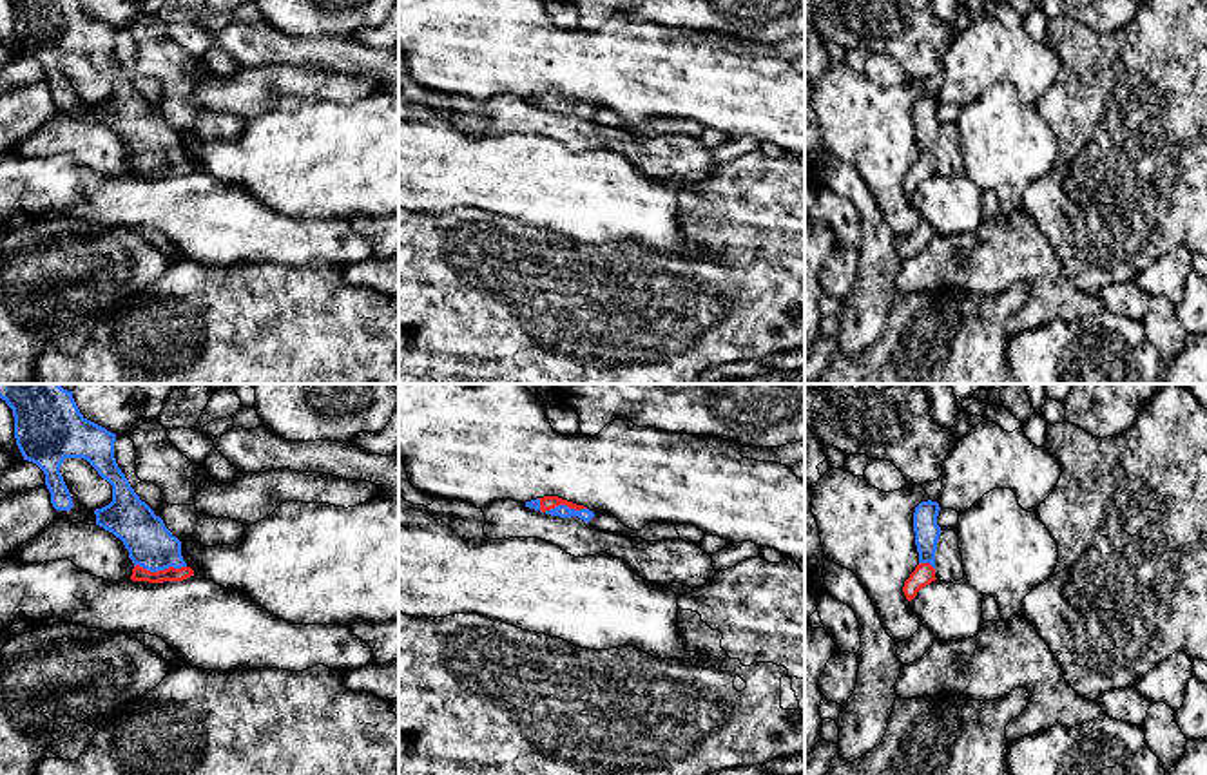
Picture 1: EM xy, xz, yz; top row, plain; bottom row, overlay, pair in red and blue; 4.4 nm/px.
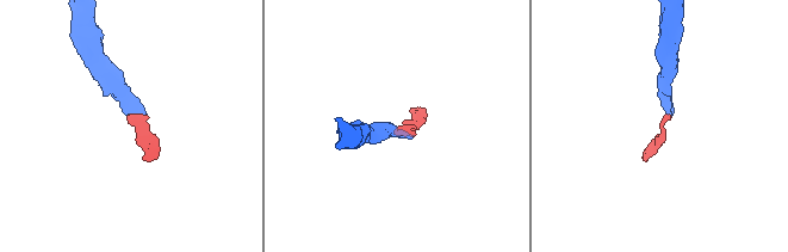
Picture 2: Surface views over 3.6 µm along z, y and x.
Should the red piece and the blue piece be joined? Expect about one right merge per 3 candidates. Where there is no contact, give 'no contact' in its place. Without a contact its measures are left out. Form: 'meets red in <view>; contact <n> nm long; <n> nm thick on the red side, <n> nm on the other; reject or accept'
meets red in xz; contact 220 nm long; 60 nm thick on the red side, 60 nm on the other; accept

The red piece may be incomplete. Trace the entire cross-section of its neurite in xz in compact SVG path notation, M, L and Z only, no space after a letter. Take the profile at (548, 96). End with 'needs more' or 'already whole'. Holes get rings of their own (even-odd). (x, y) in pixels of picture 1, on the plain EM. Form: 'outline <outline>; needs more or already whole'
outline M544 91L526 96L526 101L560 112L578 110L584 116L591 116L591 112L594 110L594 107L587 101L576 100L558 91Z; needs more

